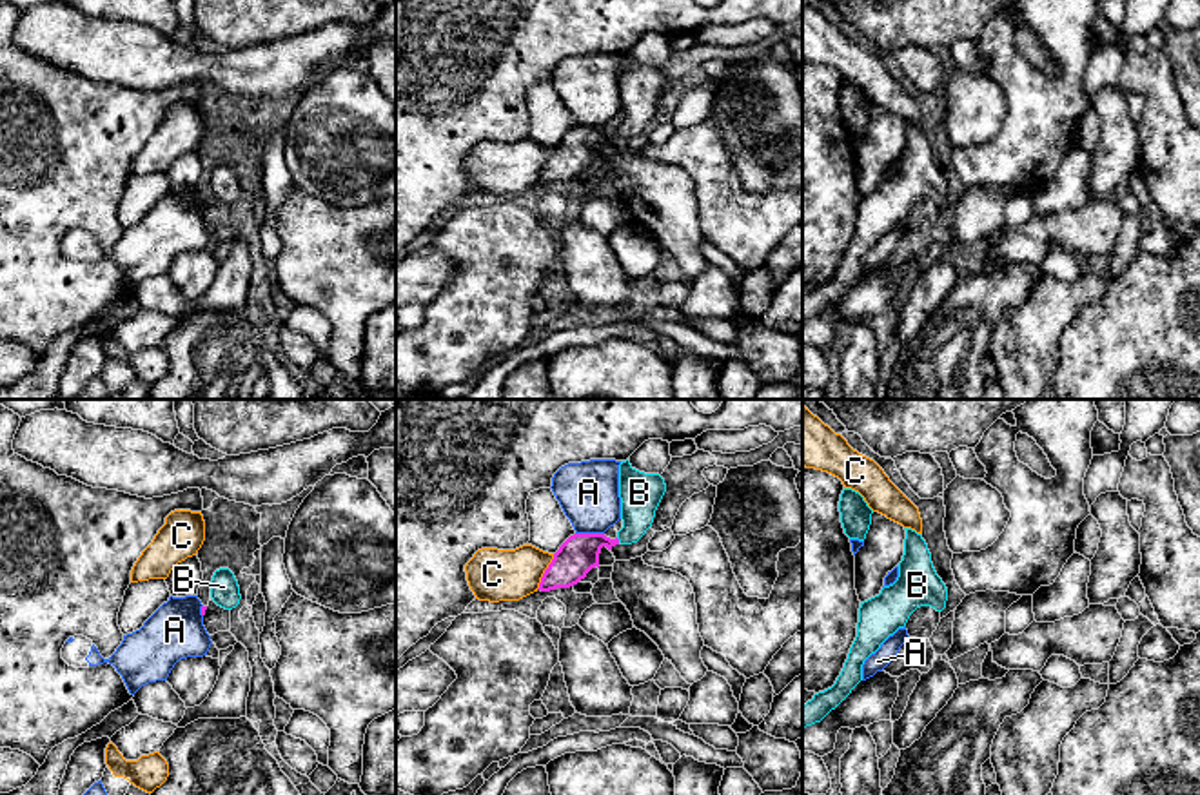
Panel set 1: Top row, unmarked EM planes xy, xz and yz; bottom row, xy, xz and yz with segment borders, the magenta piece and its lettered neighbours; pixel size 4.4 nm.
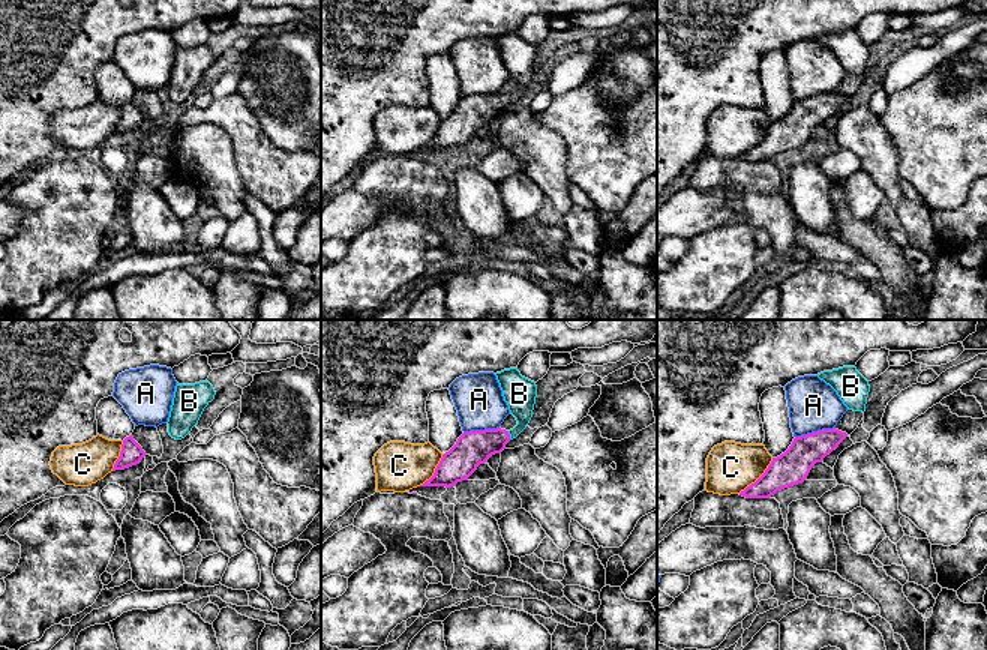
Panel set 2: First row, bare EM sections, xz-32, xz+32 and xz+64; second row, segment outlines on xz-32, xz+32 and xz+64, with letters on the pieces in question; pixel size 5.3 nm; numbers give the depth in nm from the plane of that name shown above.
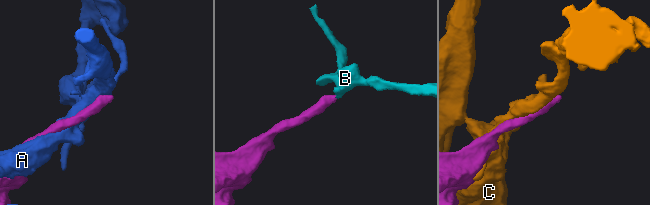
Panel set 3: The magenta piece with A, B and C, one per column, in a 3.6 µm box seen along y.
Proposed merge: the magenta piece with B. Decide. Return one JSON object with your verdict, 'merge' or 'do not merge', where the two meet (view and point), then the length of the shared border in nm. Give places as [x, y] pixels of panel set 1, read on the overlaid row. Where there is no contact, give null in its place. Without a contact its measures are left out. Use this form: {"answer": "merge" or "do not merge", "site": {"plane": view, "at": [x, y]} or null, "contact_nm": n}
{"answer": "merge", "site": {"plane": "xz", "at": [618, 539]}, "contact_nm": 30}

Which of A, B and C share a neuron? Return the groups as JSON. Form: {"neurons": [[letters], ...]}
{"neurons": [["A"], ["B"], ["C"]]}

